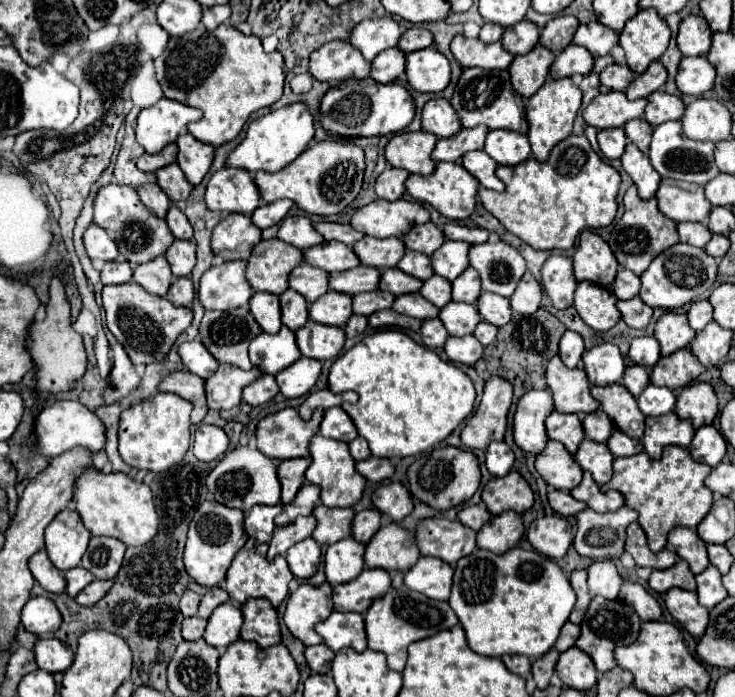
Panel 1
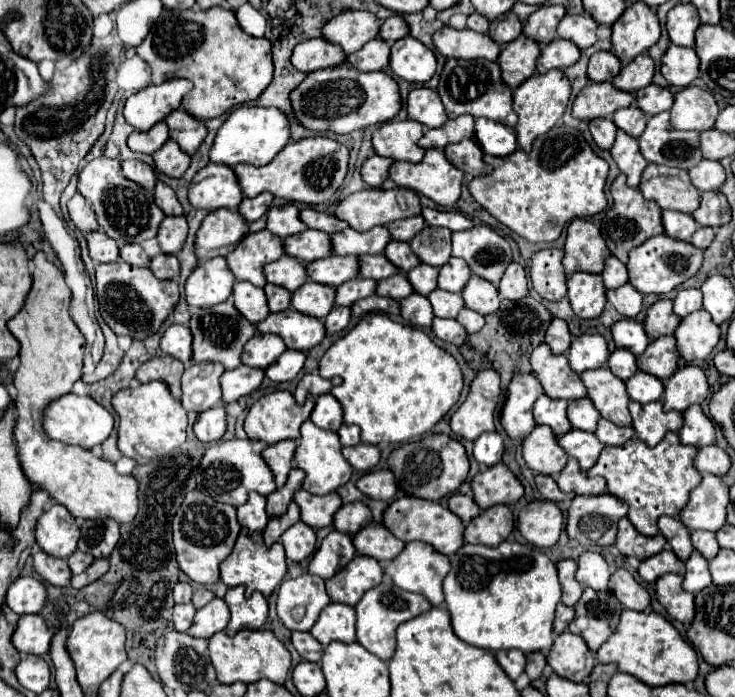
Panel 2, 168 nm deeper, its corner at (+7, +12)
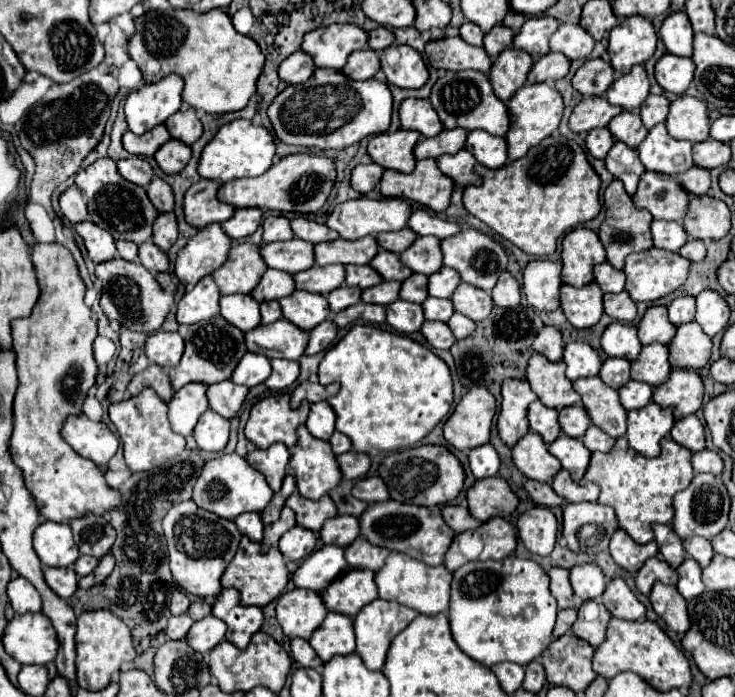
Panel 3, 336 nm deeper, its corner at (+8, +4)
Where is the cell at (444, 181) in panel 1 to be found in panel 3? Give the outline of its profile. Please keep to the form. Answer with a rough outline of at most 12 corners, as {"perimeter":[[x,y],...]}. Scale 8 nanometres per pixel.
{"perimeter":[[432,158],[410,174],[386,170],[384,198],[414,200],[434,212],[448,208],[454,182]]}

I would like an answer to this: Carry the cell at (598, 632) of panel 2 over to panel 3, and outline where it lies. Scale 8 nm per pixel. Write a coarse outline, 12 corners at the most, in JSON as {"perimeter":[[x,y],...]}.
{"perimeter":[[604,604],[600,616],[586,622],[580,610],[572,626],[578,638],[594,648],[606,640],[610,612]]}

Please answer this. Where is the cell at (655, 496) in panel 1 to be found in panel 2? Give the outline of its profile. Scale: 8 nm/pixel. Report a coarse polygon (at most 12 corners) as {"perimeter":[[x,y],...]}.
{"perimeter":[[677,432],[655,448],[631,438],[605,446],[587,474],[629,504],[655,536],[677,518],[703,476]]}

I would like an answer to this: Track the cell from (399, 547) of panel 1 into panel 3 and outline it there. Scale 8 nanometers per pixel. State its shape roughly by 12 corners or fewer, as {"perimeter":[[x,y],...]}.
{"perimeter":[[364,538],[344,550],[350,568],[378,572],[388,554]]}

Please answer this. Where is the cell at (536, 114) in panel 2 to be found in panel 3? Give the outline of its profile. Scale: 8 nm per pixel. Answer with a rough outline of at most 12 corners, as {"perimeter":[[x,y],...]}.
{"perimeter":[[524,84],[508,102],[508,158],[548,138],[564,102],[550,84]]}

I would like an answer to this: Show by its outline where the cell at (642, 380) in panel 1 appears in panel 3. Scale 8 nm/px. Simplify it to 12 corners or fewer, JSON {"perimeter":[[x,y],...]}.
{"perimeter":[[608,358],[600,378],[610,388],[630,380],[630,362]]}

